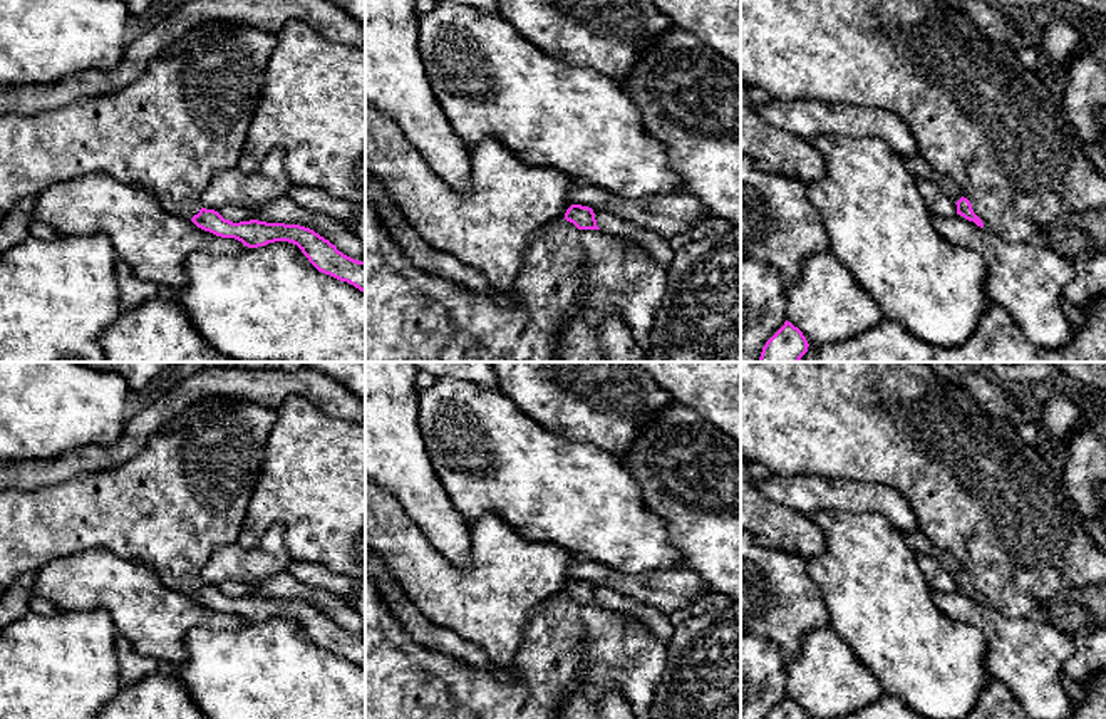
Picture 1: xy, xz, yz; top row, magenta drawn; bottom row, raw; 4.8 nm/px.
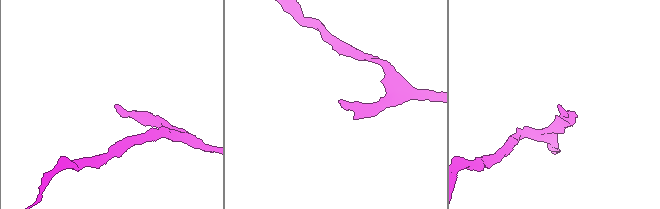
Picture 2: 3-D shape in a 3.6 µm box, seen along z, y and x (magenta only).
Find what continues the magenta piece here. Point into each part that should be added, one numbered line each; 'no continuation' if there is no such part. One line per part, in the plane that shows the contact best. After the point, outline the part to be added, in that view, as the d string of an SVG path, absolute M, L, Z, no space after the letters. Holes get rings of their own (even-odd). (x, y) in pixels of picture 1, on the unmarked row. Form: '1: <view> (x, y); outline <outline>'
1: yz (981, 495); outline M741 362L741 456L746 461L756 461L764 464L773 471L773 474L803 474L803 476L819 476L826 479L851 479L858 483L878 483L893 488L900 493L913 510L918 523L920 533L940 551L955 558L964 573L972 580L974 588L982 595L984 602L995 610L1009 617L1027 617L1031 612L1037 610L1039 603L1049 598L1067 598L1076 588L1103 583L1106 582L1106 551L1101 550L1091 535L1088 533L1084 521L1081 520L1071 496L1067 494L1062 481L1052 473L1049 463L1042 458L1036 446L1026 444L1017 436L1017 427L1007 419L1000 419L985 412L975 399L967 392L962 384L960 375L942 375L928 367L925 362Z

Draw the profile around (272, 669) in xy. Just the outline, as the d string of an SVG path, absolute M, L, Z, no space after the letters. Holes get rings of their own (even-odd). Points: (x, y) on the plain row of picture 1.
M293 618L245 622L236 630L193 628L184 647L186 660L174 672L204 719L365 719L365 669L318 647Z

